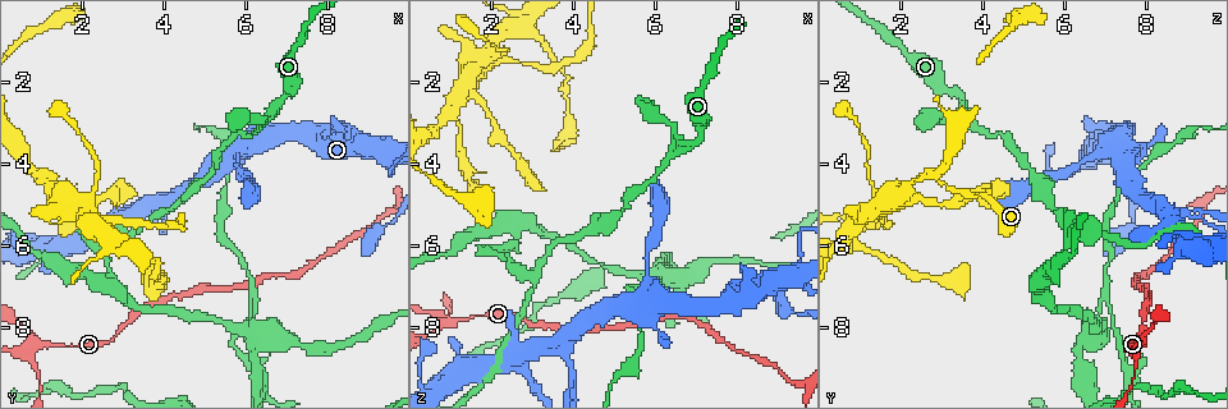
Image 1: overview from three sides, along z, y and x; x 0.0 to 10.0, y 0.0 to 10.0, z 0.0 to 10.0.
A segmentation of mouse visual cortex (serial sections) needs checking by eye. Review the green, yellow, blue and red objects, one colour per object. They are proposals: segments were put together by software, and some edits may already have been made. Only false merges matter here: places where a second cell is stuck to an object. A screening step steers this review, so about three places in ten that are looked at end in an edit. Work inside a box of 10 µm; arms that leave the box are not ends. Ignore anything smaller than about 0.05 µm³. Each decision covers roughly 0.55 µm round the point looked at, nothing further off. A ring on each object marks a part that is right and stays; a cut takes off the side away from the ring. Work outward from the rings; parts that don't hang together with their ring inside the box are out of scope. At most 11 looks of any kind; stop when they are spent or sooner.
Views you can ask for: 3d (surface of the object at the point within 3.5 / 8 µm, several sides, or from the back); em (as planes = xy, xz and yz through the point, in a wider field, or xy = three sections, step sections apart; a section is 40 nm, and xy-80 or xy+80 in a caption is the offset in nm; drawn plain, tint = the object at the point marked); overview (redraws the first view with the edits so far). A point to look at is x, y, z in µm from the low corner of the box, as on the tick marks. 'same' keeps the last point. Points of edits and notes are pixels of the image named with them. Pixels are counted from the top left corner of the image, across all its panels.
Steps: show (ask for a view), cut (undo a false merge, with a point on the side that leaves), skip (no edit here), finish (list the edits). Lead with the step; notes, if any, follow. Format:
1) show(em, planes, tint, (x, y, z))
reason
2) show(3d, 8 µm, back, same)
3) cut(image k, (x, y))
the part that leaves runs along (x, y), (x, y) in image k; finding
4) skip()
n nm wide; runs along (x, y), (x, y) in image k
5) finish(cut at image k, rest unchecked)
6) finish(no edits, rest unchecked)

show(em, planes, tint, (2.45, 5.90, 6.20))

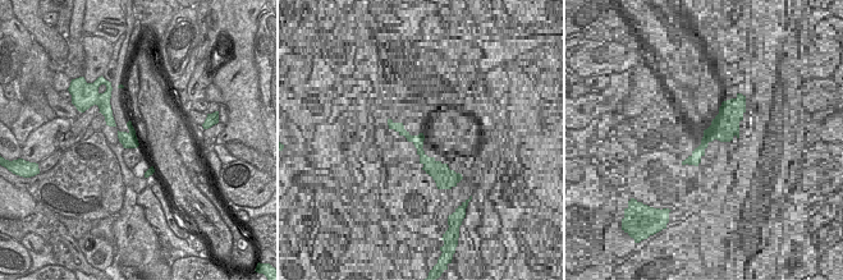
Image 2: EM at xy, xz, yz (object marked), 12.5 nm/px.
show(3d, 3.5 µm, same)

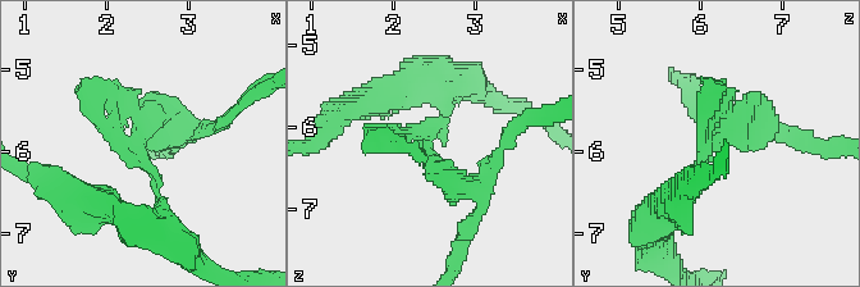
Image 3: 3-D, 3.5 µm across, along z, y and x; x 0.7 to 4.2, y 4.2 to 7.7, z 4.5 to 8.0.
cut(image 3, (396, 142))
border along (119, 132), (134, 134) in image 2; a second cell is stuck on

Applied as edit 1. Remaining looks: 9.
show(3d, 3.5 µm, (1.00, 8.45, 7.90))
four-way junction

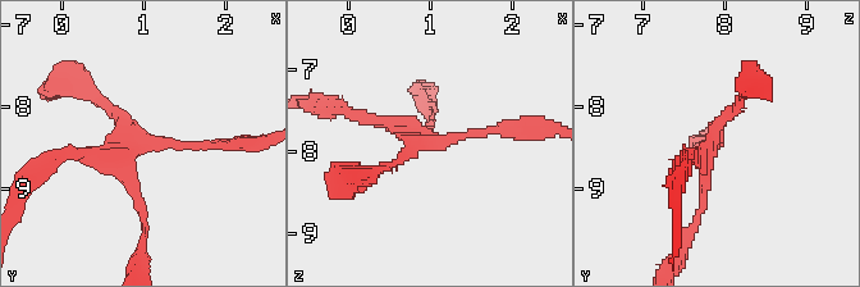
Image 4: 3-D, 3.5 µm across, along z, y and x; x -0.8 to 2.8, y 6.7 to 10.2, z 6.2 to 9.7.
show(em, xy, step 1, tint, (1.00, 8.45, 7.90))
4 arms; arms of 100, 150, 150, 150 nm; shape alone is not enough

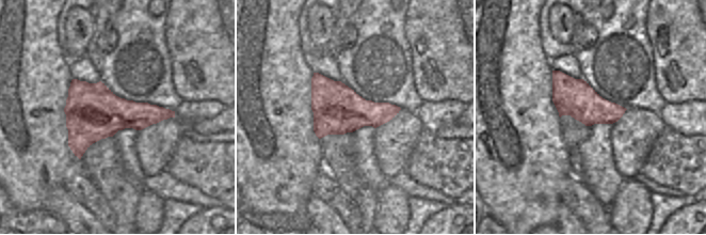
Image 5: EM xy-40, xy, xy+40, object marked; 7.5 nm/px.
skip()
runs along (515, 127), (428, 144), (353, 113) in image 4; continuous, no second cell

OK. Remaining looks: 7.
show(3d, 3.5 µm, (3.90, 5.10, 9.25))
two arms at a narrow angle

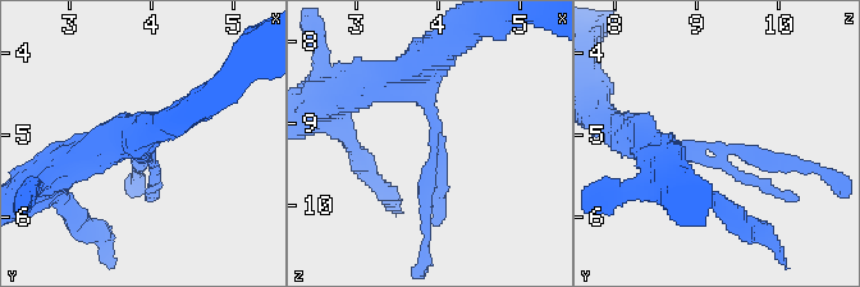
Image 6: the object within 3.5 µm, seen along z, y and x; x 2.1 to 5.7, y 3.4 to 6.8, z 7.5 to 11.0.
show(em, xy, step 3, plain, (3.95, 5.20, 9.20))
3 arms; arms of 150, 200, 250 nm; now the EM

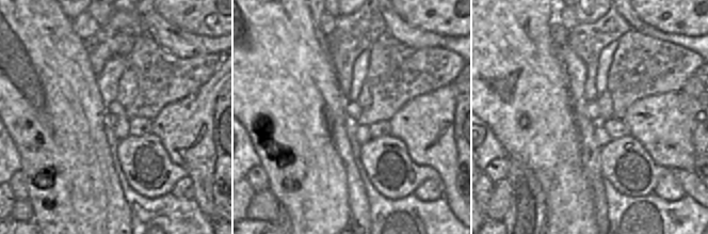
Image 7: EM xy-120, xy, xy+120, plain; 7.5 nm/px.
show(em, xy, step 3, tint, same)

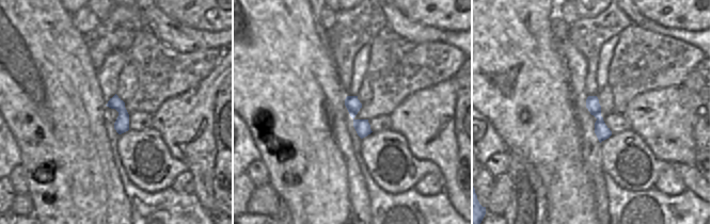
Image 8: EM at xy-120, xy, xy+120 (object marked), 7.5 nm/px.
skip()
120 nm wide; runs along (590, 98), (599, 117), (601, 138) in image 8; all the same cell

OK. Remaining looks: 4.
show(overview)

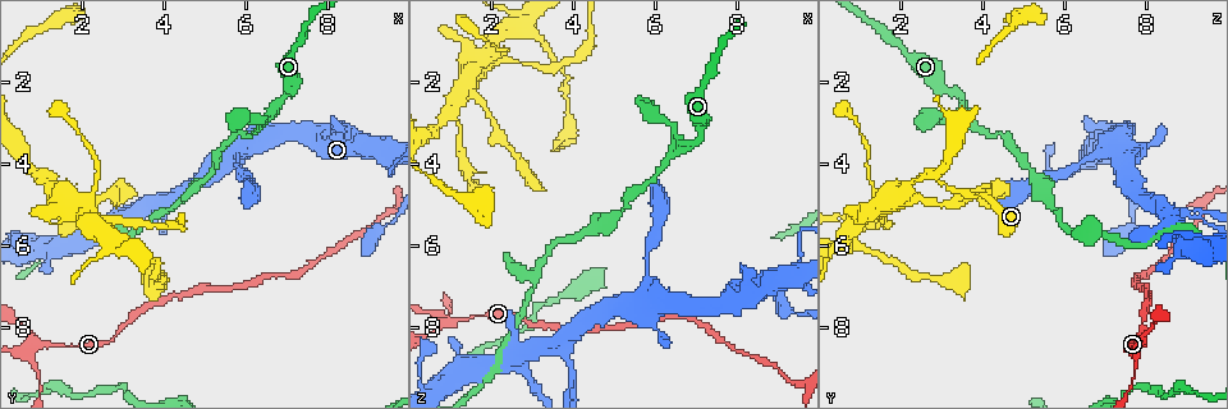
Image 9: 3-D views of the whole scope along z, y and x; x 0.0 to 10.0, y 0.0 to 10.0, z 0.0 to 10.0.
show(3d, 8 µm, (1.15, 4.25, 2.75))
calibre changes

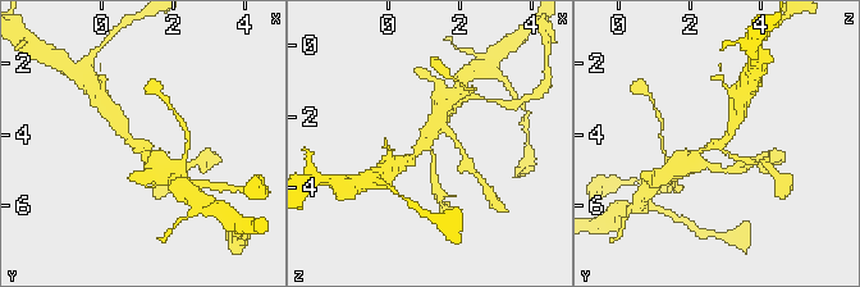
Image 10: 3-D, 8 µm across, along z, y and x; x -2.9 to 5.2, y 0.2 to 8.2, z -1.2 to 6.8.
show(em, xy, step 3, tint, same)
3 arms; arms of 200, 250, 300 nm; now the EM

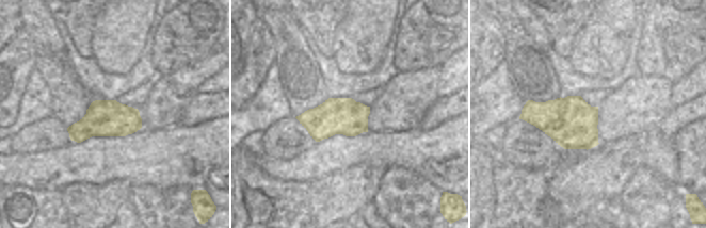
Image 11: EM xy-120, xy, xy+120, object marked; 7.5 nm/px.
skip()
runs along (434, 176), (429, 141), (439, 117) in image 10; continuous, no second cell

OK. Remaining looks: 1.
finish(cut at image 3, rest unchecked)

